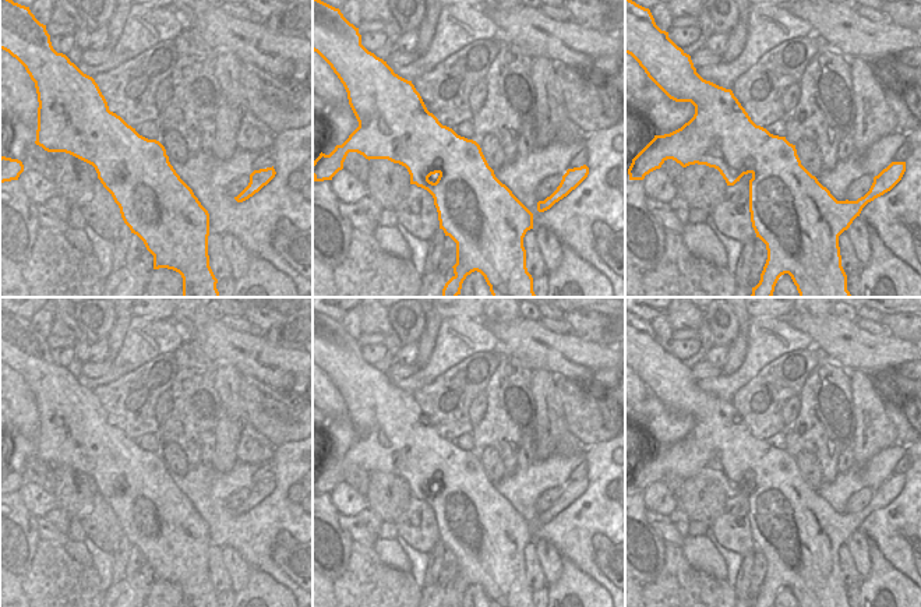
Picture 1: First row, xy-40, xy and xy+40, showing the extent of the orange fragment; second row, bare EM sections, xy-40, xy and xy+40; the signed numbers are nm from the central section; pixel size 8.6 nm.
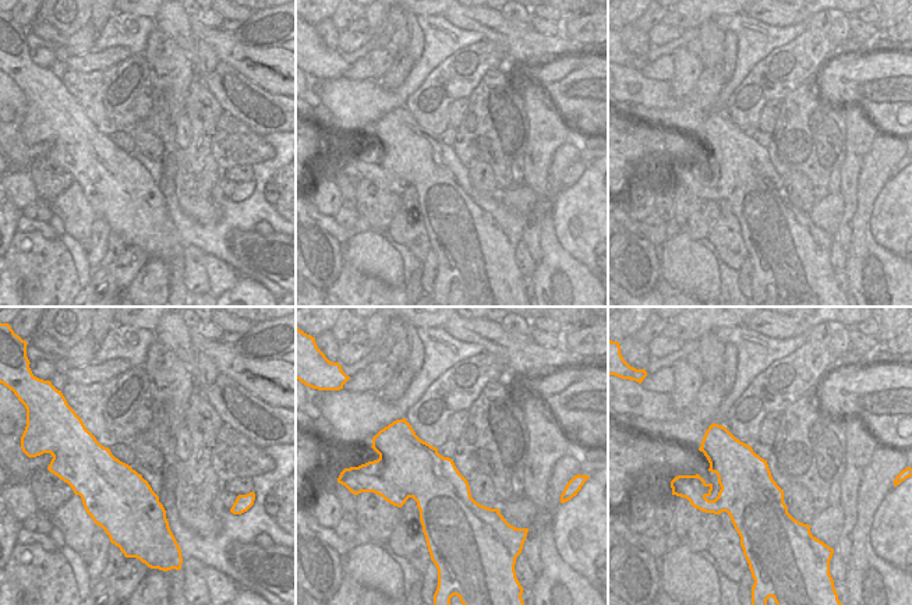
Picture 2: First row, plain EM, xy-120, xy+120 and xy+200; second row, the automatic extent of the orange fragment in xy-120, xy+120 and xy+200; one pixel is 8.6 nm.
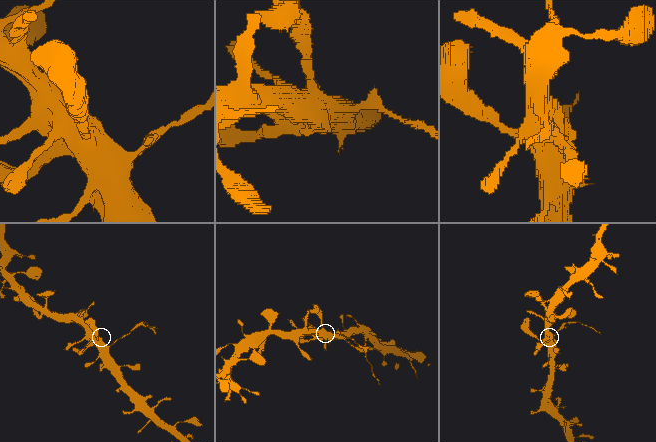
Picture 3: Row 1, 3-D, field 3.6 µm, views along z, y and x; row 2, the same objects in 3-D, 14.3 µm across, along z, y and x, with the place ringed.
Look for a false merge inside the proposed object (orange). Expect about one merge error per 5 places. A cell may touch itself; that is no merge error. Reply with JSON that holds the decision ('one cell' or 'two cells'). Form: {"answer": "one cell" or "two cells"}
{"answer": "two cells"}

